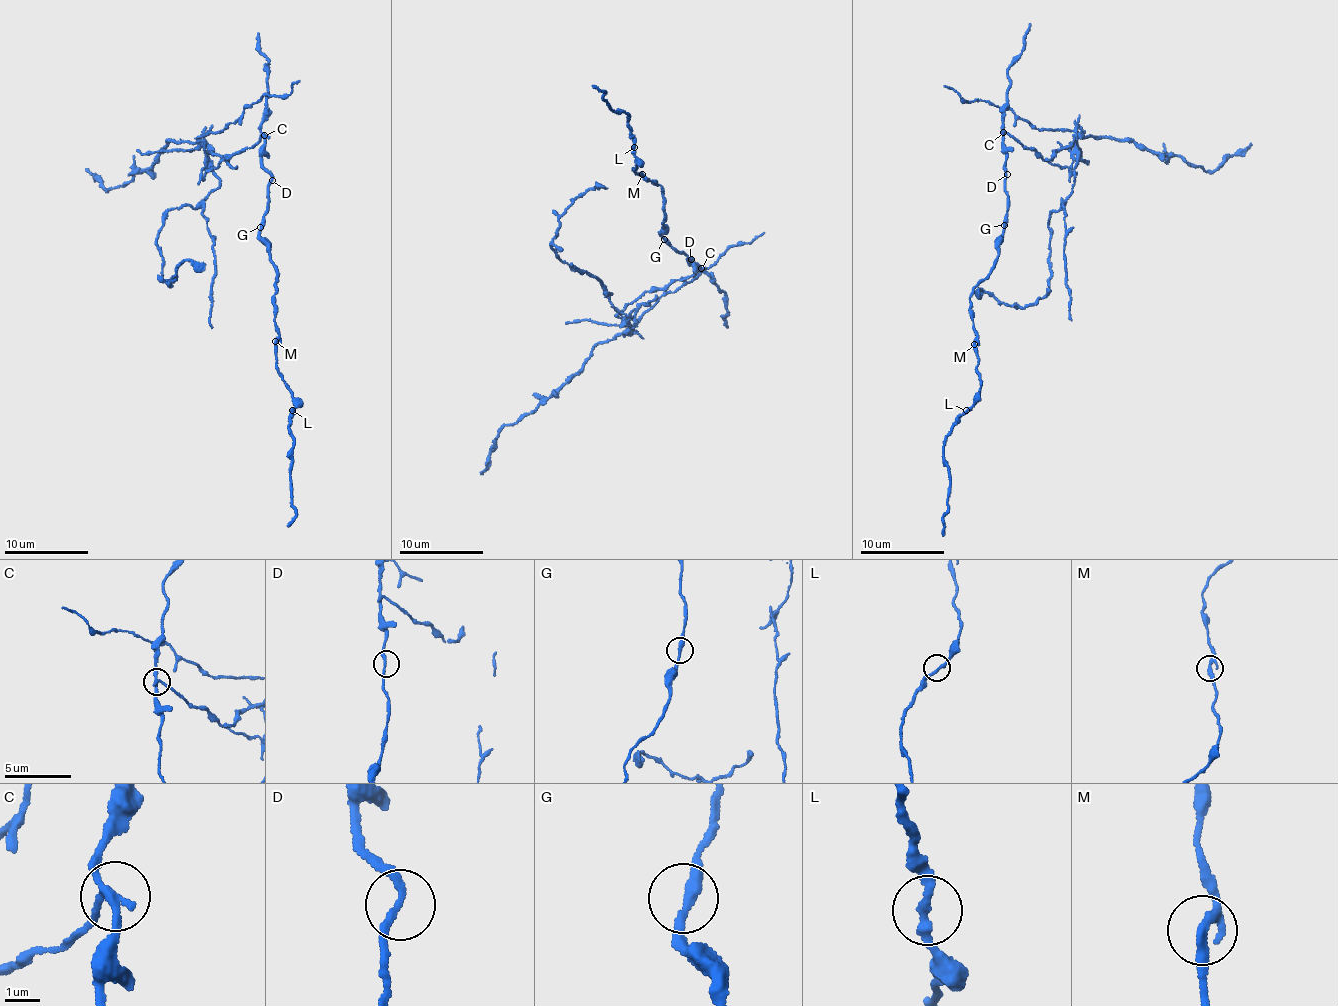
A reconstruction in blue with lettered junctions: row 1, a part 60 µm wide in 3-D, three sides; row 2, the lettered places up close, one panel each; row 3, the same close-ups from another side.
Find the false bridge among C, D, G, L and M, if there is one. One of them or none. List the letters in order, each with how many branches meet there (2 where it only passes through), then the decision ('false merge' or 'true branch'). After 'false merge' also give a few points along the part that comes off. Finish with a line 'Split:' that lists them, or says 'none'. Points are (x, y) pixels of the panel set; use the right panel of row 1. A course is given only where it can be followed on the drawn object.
C: branches 3; false merge; course (1003, 133), (1051, 164), (1069, 168), (1078, 162), (1069, 194), (1048, 223), (1046, 296), (1020, 306), (978, 295)
D: branches 2; true branch
G: branches 2; true branch
L: branches 2; true branch
M: branches 3; true branch
Split: C

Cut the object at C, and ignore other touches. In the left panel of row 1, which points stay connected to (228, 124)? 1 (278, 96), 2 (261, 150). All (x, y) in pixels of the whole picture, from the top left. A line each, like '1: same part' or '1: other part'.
1: same part
2: other part

